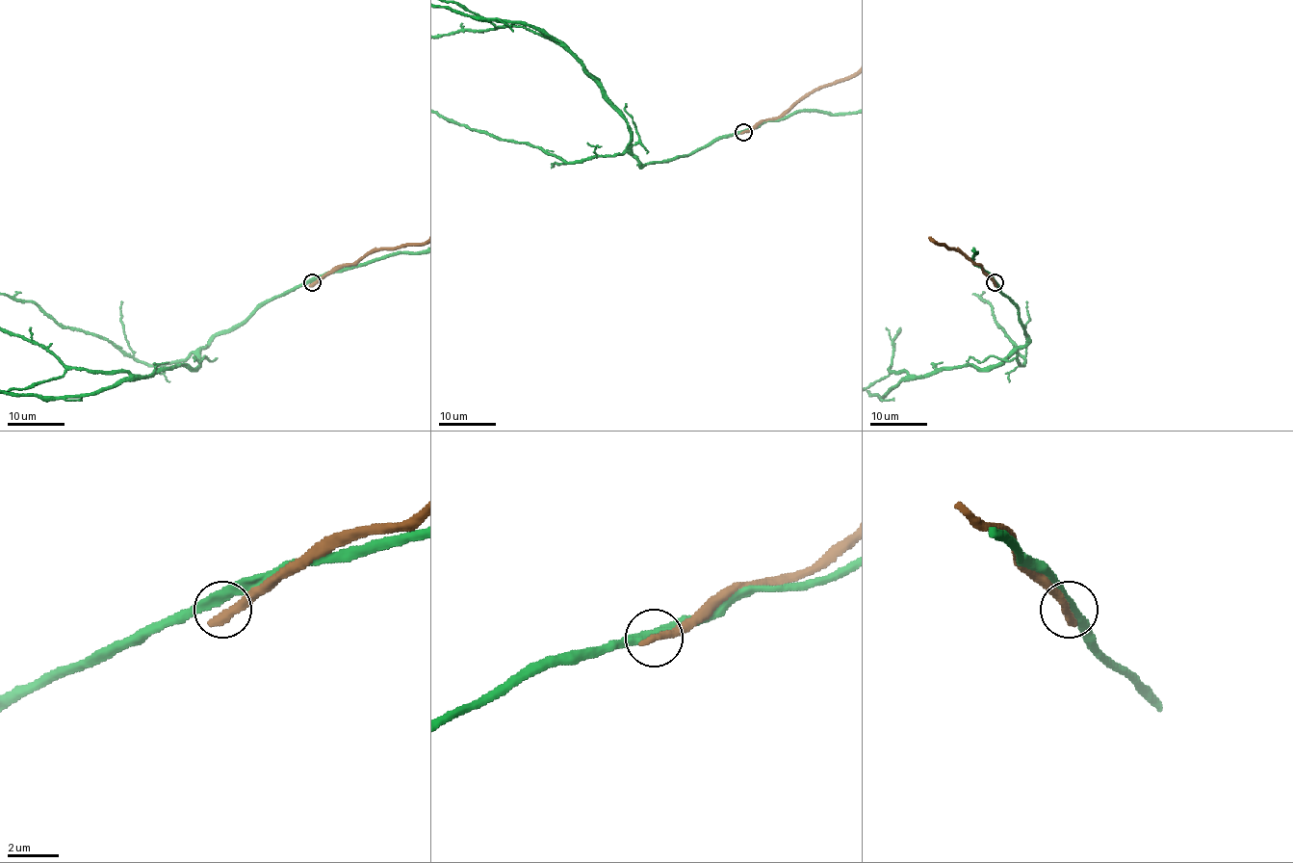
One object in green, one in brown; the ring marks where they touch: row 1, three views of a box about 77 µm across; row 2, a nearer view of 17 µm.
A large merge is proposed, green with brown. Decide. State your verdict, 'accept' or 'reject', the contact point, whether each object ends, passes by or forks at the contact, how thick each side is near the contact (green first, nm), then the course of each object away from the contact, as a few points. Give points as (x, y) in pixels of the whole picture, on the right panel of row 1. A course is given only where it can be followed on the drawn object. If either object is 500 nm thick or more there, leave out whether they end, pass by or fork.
reject; place (995, 282); green passes by; brown ends; calibres 320 and 400 nm; course green (995, 281), (974, 261), (975, 251), (969, 254), (969, 258), (977, 260), (972, 264)

